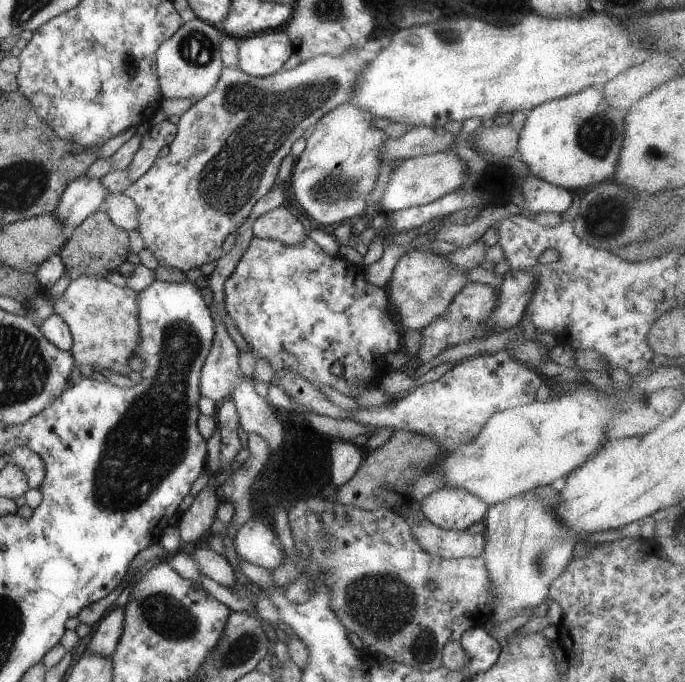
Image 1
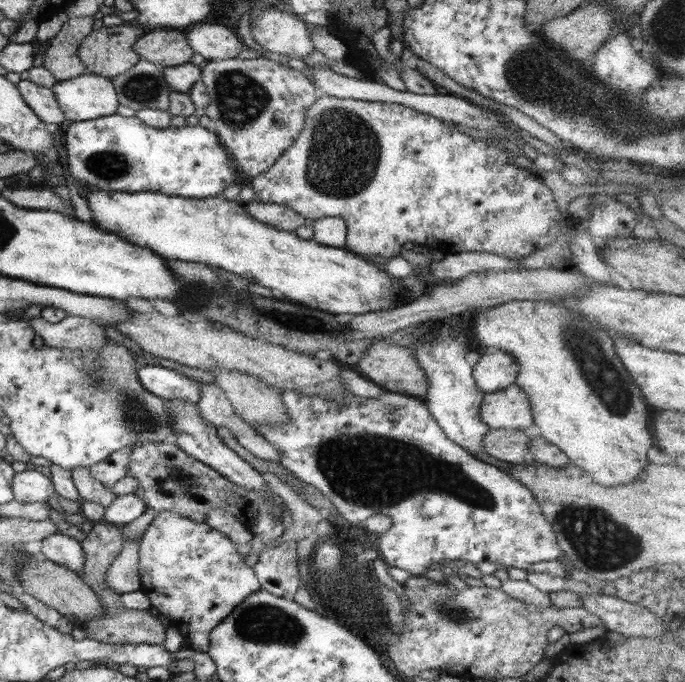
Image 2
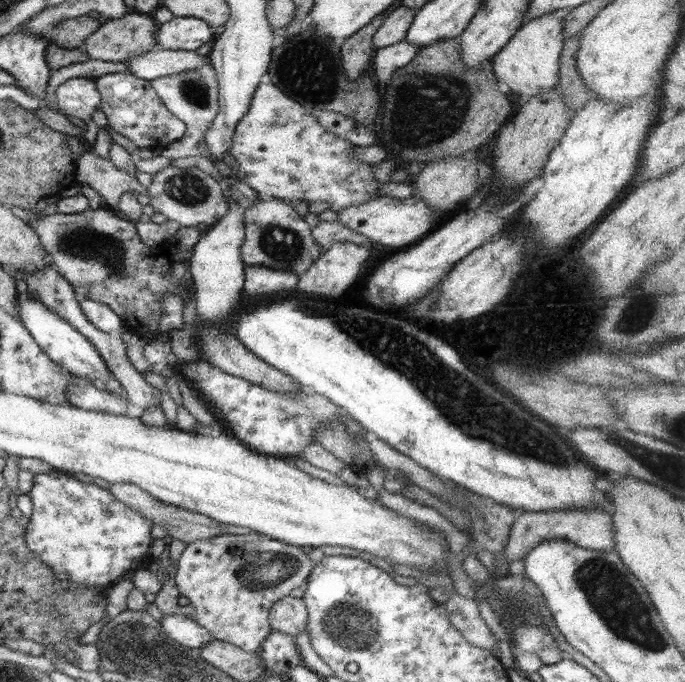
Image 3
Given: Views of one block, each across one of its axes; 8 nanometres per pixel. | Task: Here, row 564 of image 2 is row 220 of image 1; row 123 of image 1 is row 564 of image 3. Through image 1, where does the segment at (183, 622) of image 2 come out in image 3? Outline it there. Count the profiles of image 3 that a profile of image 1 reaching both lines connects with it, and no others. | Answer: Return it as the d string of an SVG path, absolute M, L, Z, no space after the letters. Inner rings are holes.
M252 532L244 535L220 534L206 540L187 543L178 560L174 574L178 592L190 600L195 612L190 618L210 631L216 639L229 642L246 652L257 653L264 639L272 632L270 607L274 602L288 596L292 590L304 587L316 564L300 547L284 544L269 536Z

